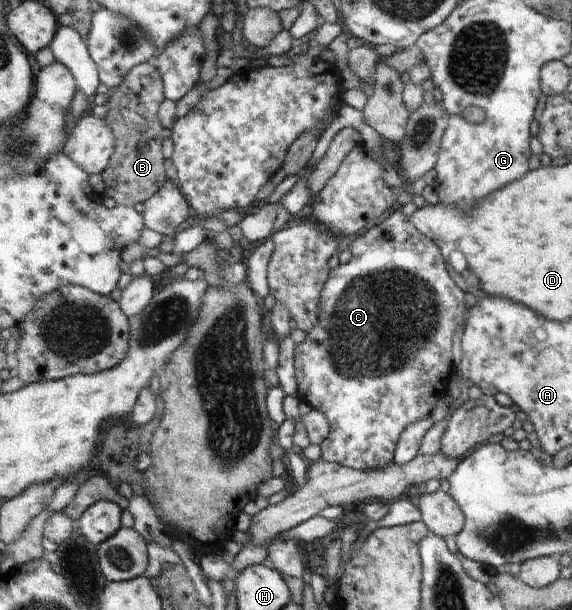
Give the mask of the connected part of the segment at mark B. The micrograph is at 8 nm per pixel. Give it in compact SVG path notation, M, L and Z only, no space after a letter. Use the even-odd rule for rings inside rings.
M147 62L137 66L127 77L125 83L117 89L113 97L108 101L110 107L107 120L117 135L117 151L113 156L110 168L103 174L106 184L106 196L112 197L117 204L134 206L136 203L146 203L169 180L166 168L166 157L163 146L167 141L166 127L161 123L159 112L161 104L166 100L163 74L156 67L155 62Z

